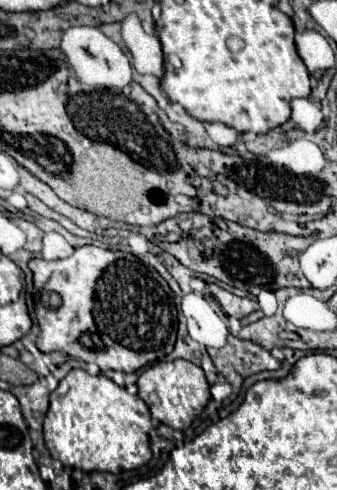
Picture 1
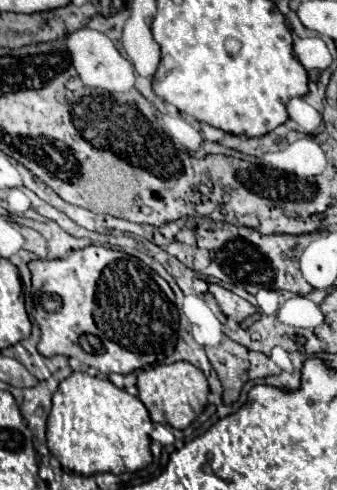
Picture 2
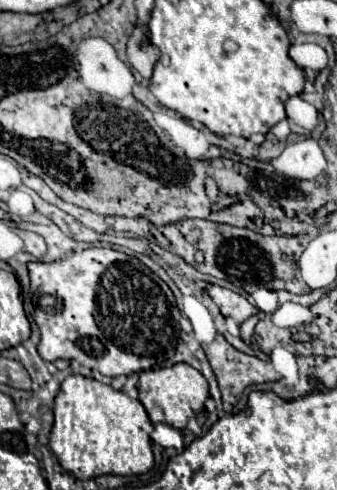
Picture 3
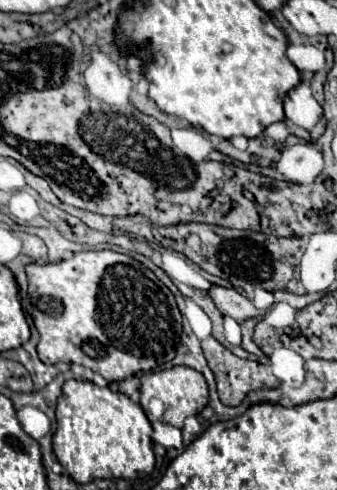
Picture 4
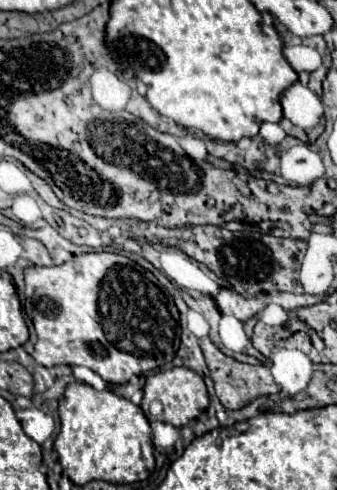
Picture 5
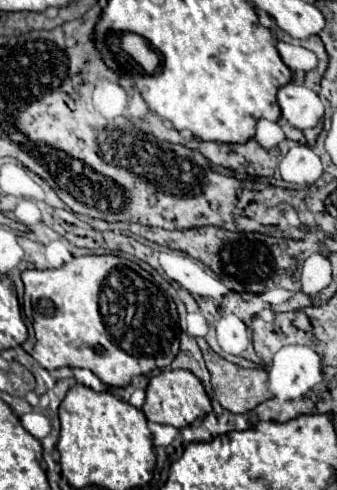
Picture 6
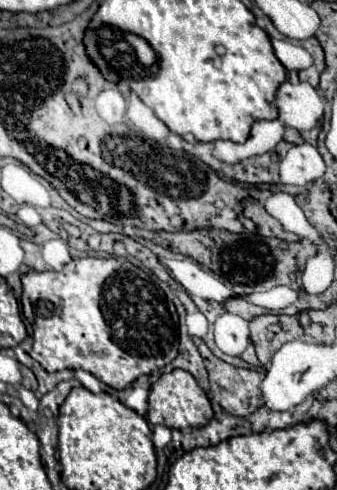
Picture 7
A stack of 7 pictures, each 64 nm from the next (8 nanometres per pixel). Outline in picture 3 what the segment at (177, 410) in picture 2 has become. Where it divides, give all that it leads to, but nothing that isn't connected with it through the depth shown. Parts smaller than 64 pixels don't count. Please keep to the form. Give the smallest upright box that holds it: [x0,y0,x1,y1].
[140,364,208,430]

